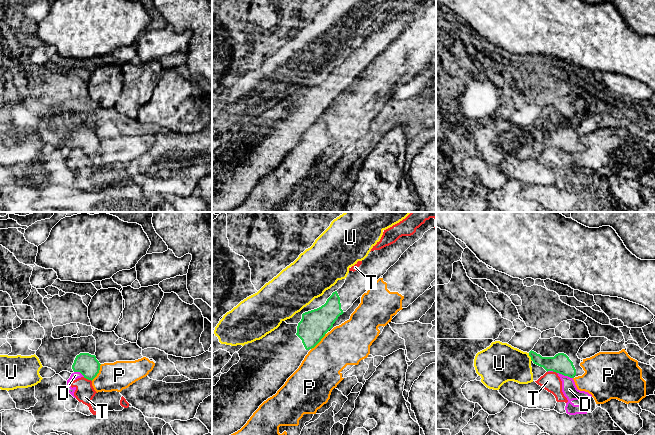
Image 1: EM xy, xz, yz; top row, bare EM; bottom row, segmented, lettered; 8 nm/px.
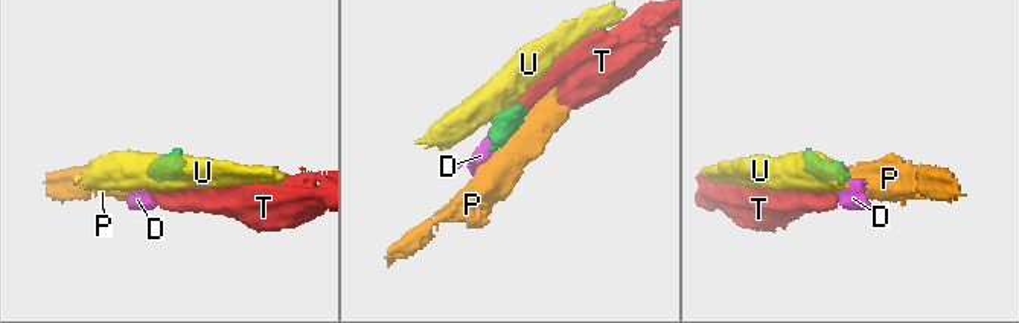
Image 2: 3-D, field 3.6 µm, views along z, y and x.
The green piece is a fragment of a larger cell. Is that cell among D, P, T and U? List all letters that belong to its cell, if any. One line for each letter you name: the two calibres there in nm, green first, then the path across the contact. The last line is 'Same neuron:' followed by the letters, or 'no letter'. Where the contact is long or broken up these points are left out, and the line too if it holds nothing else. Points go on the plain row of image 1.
Same neuron: no letter

